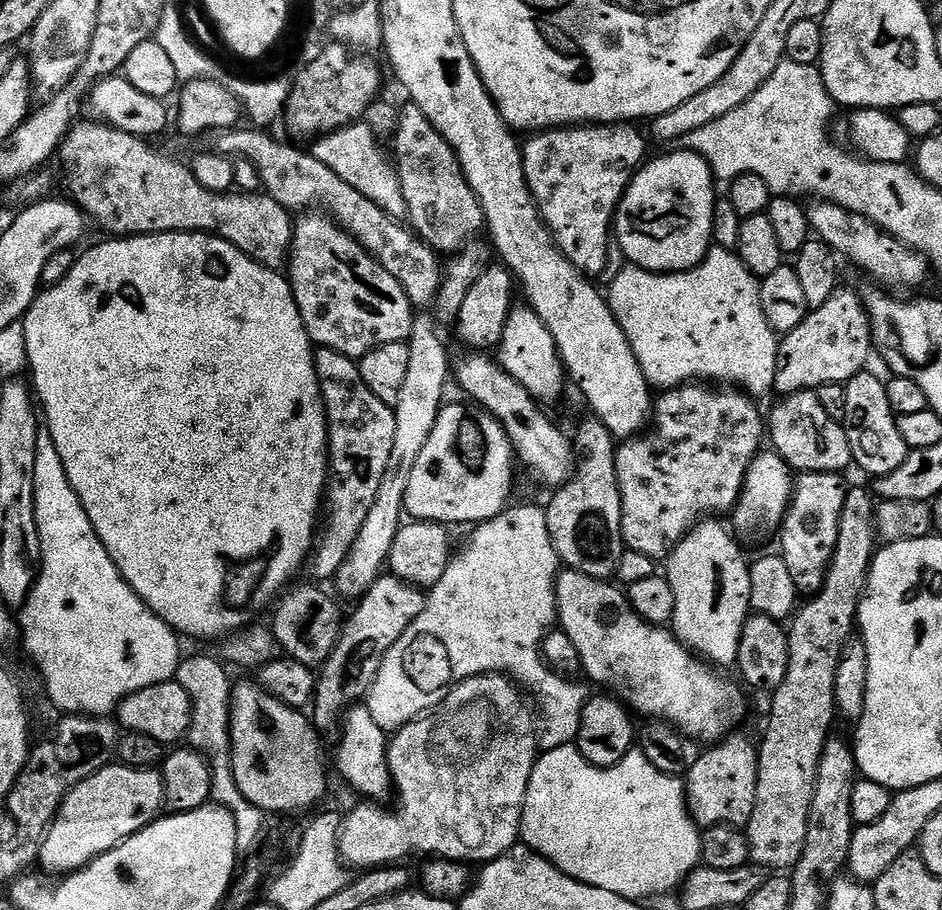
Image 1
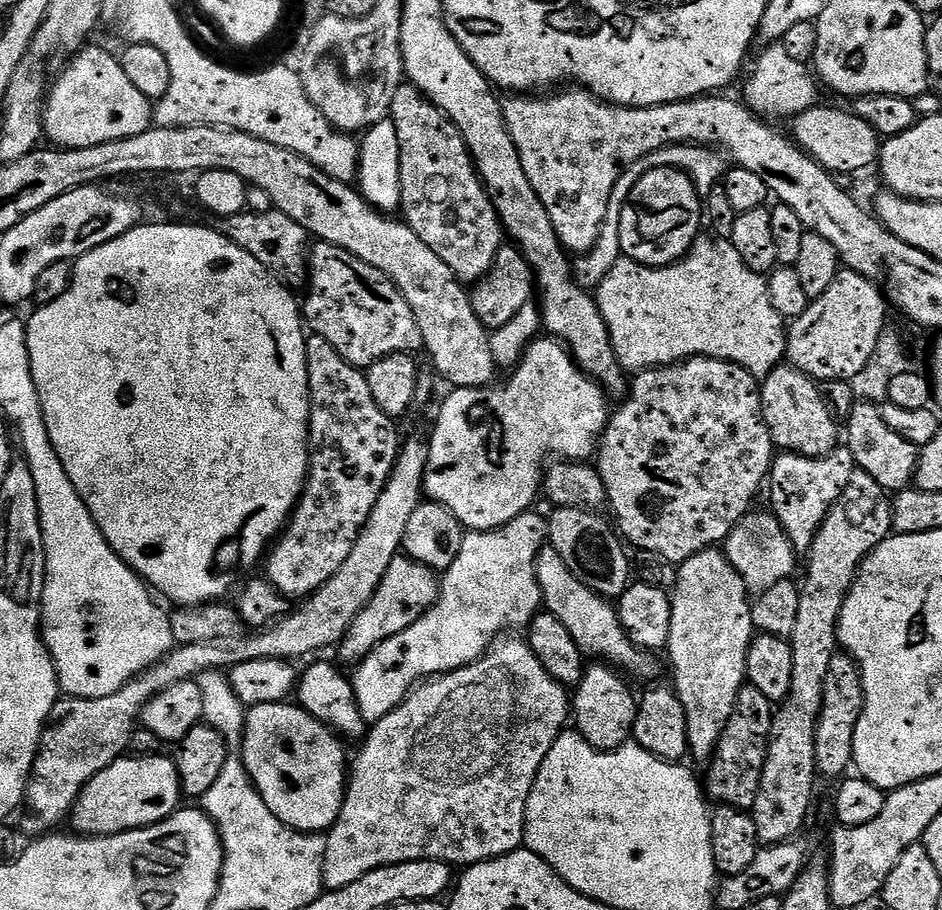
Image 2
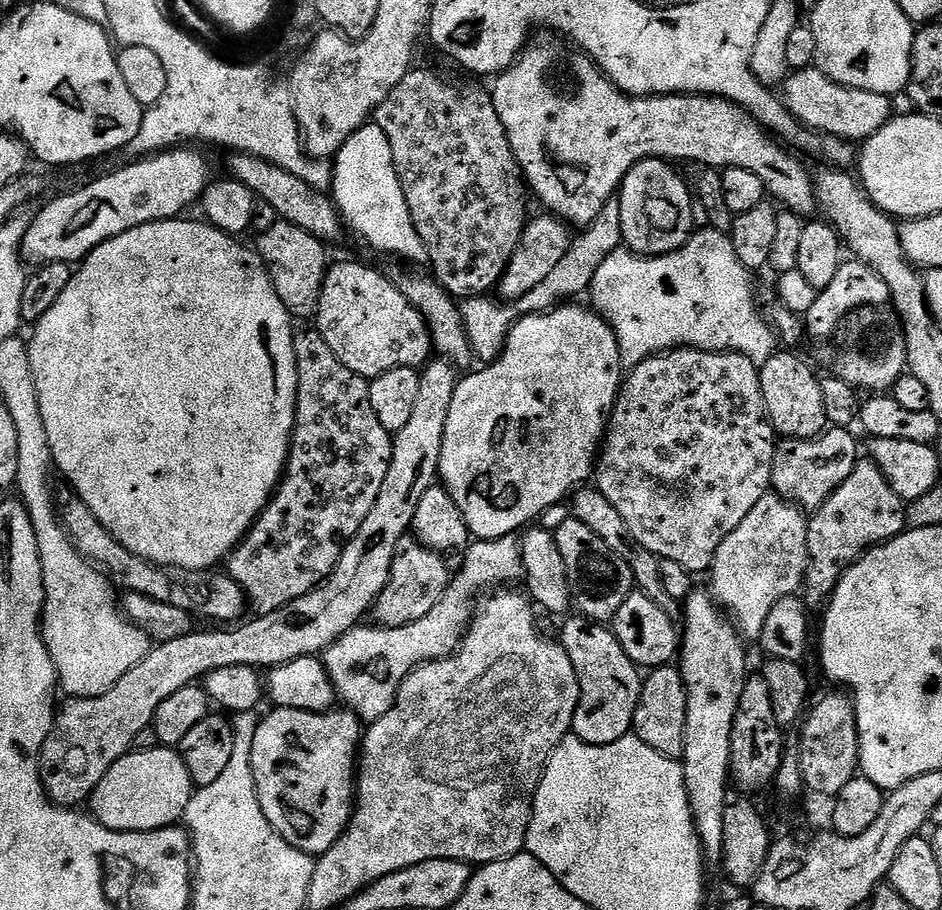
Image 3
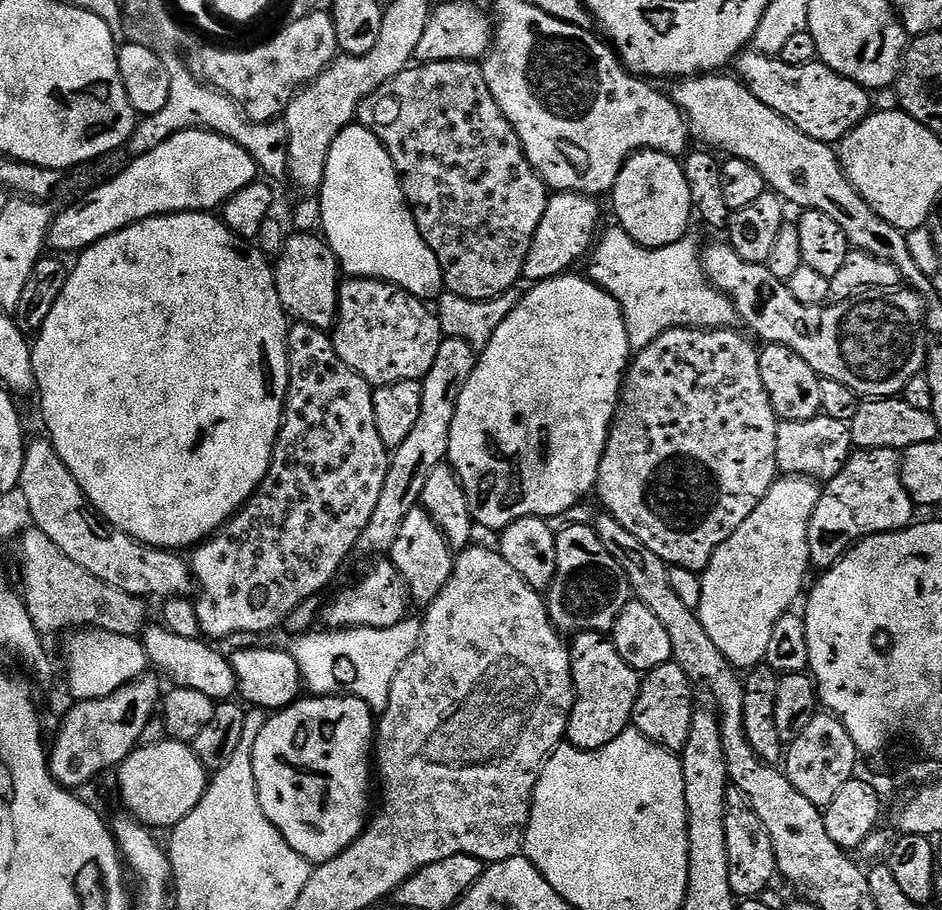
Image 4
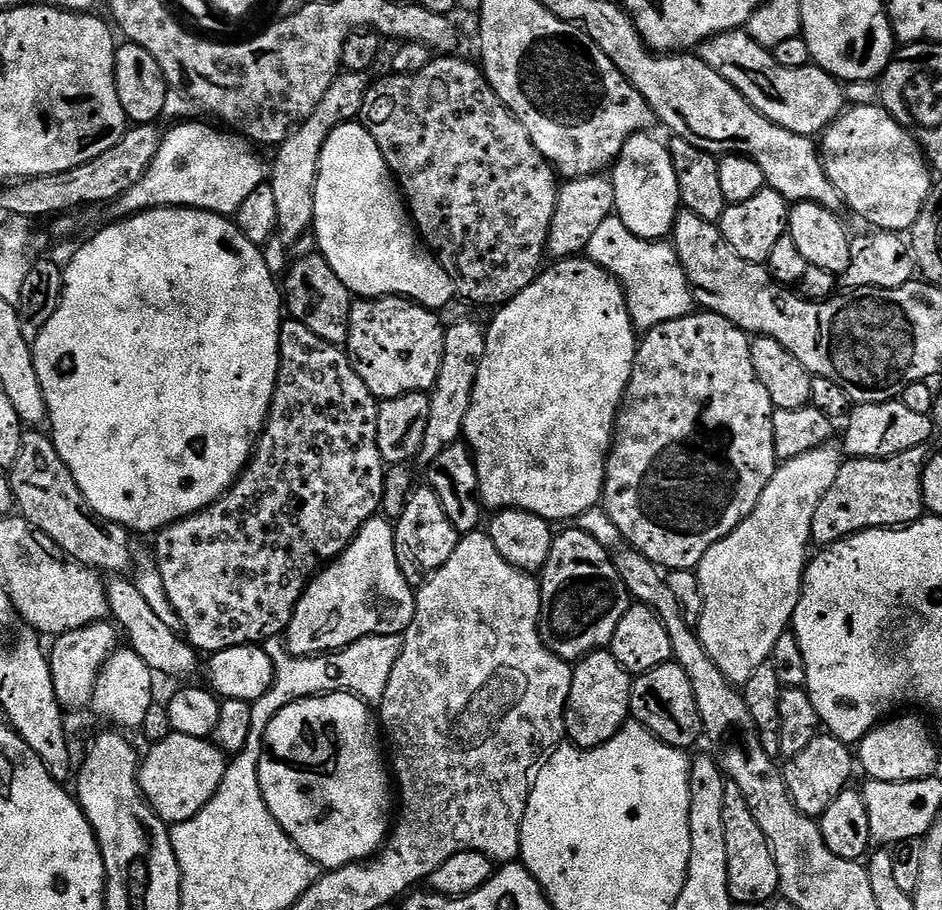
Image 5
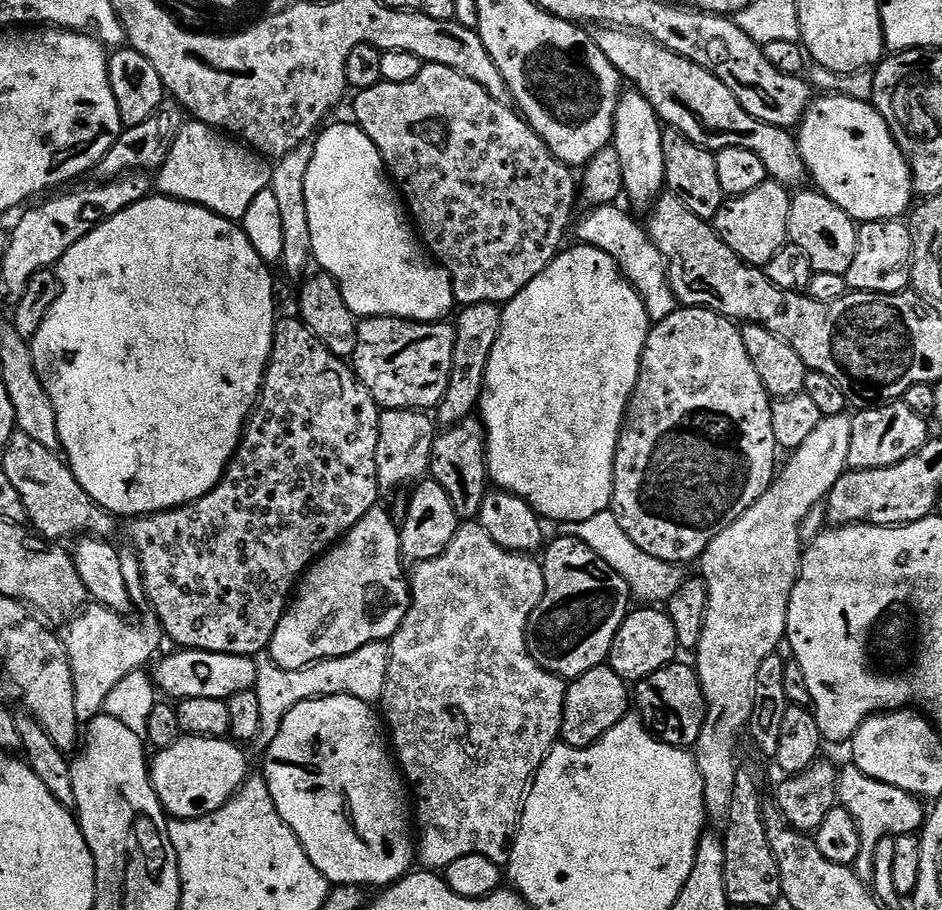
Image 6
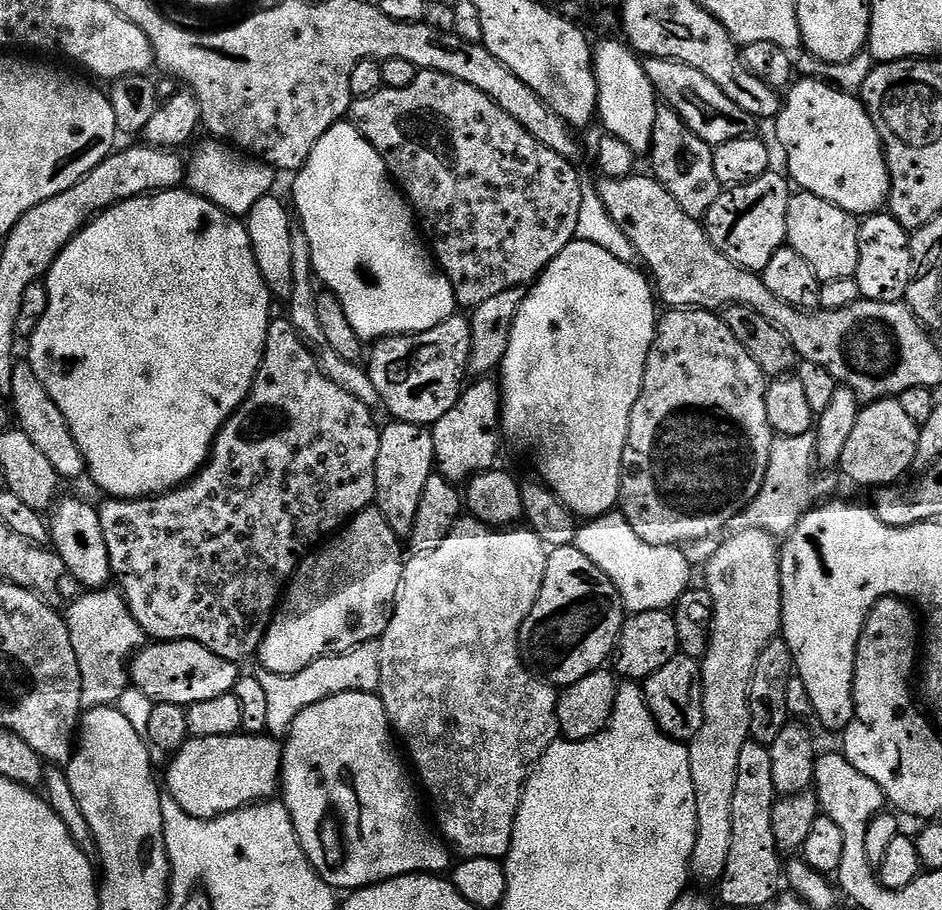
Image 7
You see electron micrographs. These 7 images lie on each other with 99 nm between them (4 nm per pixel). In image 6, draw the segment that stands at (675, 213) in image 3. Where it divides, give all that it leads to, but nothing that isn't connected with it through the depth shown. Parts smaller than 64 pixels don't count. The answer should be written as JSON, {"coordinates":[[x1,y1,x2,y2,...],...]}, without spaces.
{"coordinates":[[635,90,625,91,618,102,614,118,612,144,618,150,618,156,622,158,622,182,627,199,632,199,636,204,651,206,665,191,666,162,662,158,663,137,662,121,654,106,646,102,642,93]]}

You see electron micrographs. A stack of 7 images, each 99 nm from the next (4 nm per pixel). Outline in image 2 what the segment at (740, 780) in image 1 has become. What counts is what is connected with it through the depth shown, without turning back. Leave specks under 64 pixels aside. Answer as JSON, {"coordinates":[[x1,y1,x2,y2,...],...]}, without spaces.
{"coordinates":[[745,683,736,699,736,709,726,722,726,730,722,730,722,738,718,742,716,752,712,755,708,768,708,784,706,780,706,792,712,796,720,806,750,810,754,806,754,798,758,798,758,790,762,782,762,770,766,766,766,754,768,753,768,739,772,733,772,721,774,719,774,704,762,694,755,686]]}

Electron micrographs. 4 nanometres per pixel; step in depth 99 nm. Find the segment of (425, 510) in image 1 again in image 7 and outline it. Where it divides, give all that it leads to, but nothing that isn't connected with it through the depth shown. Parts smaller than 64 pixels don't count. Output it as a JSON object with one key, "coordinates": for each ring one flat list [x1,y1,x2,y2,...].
{"coordinates":[[571,240,562,250,562,254,558,254,558,258,554,258,544,267,539,280,527,289,522,306,518,310,518,318,514,318,514,326,510,330,510,346,506,346,506,358,500,363,498,369,498,383,502,397,503,439,507,443,509,440,510,443,525,448,532,455,532,460,536,463,537,473,535,472,535,475,577,518,604,516,613,511,620,502,620,471,622,470,622,454,626,450,630,414,642,390,642,382,646,374,646,358,650,354,650,346,656,337,658,323,658,311,656,312,658,300,654,295,653,285,649,277,639,267,637,268,614,258,610,250,602,250,602,246,594,246,594,242]]}

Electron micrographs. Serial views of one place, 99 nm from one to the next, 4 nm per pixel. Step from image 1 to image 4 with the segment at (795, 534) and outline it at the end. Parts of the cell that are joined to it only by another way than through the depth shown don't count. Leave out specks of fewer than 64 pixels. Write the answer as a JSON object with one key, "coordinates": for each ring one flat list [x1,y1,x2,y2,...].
{"coordinates":[[823,414,806,422,778,423,776,435,776,470,780,474,799,474,817,482,833,480,844,468,845,462,852,457,852,429,848,424,838,422]]}

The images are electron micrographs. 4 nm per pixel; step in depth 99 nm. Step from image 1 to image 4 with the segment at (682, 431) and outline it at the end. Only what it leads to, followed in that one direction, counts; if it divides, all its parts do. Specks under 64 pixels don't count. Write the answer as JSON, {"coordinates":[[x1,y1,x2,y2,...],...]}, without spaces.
{"coordinates":[[671,328,666,330,661,336,654,338,654,342,650,342,650,346,639,349,631,357,624,373,624,383,620,386,620,398,616,401,616,412,612,416,612,429,608,431,608,441,604,447,602,462,598,466,598,478,596,479,594,492,595,495,600,495,600,500,604,503,603,511,607,515,612,516,618,522,622,522,622,526,626,526,626,530,630,530,630,534,634,534,634,538,638,538,638,542,642,542,642,546,646,546,646,550,654,550,654,554,658,554,658,558,662,558,665,564,674,568,685,568,691,572,703,573,714,554,714,550,718,550,718,546,722,546,722,542,726,542,726,538,730,538,730,534,734,534,734,530,738,530,738,526,742,526,742,522,746,522,746,518,750,518,750,514,754,514,758,502,762,502,762,498,766,498,770,486,778,479,776,470,778,418,774,414,774,406,770,406,770,394,766,394,766,386,762,386,762,374,758,370,760,354,757,345,752,345,751,342,753,343,753,341,747,335,744,336,739,336,736,330,732,328]]}

